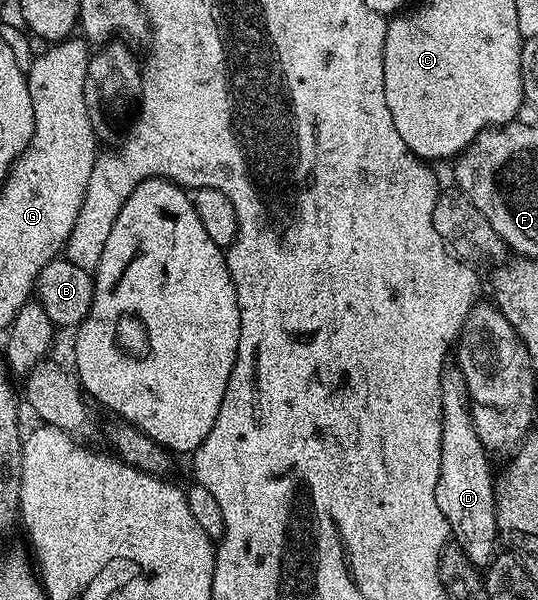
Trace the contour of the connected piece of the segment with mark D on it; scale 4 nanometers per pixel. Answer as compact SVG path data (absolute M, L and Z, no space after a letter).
M456 365L442 370L440 379L442 398L442 432L440 433L440 477L436 481L436 505L448 521L453 542L464 549L475 569L490 566L500 547L494 504L495 472L490 472L491 456L486 446L476 437L476 425L470 412L468 385L464 373Z

